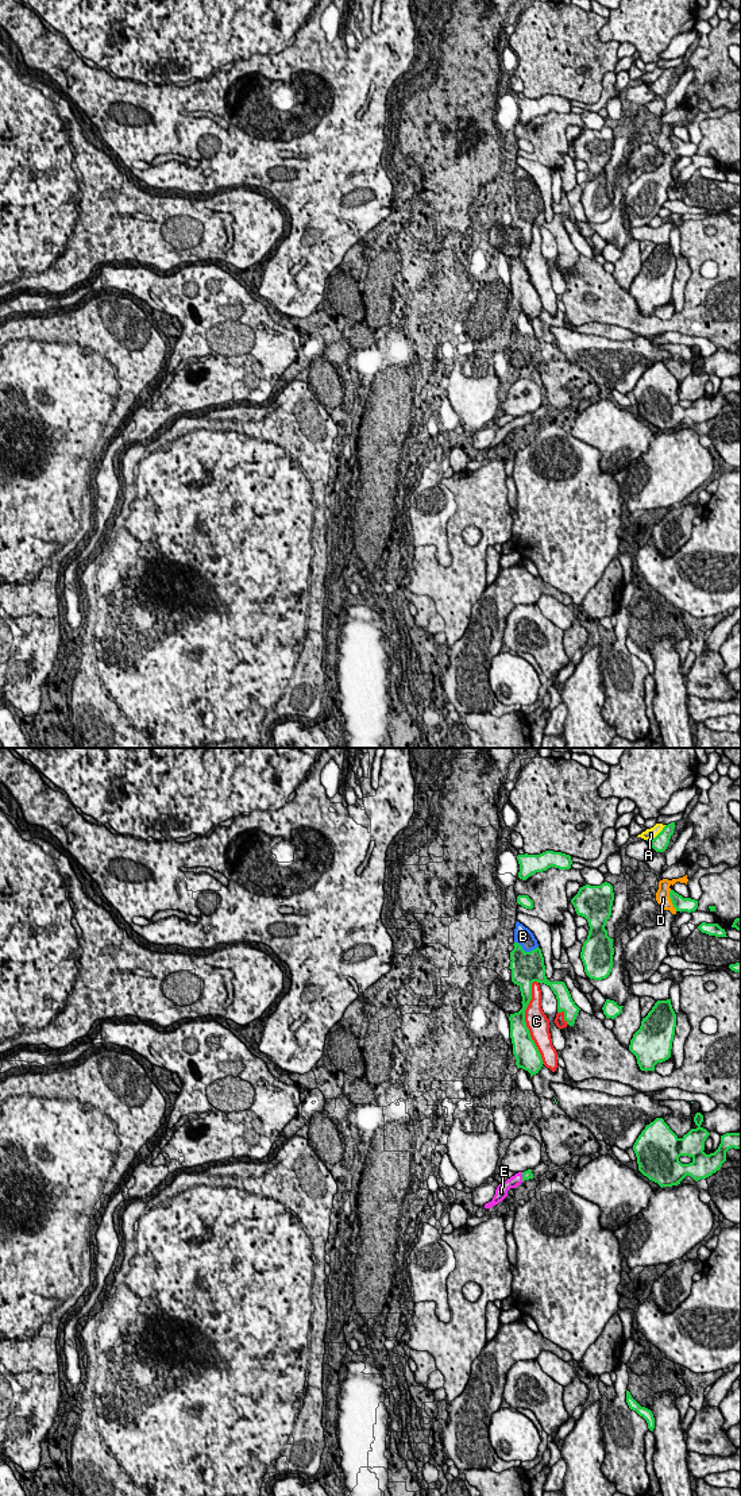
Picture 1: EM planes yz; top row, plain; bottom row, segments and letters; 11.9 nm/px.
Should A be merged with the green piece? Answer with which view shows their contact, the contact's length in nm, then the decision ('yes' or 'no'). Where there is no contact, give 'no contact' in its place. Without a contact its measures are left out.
meets green in yz; contact 300 nm long; no

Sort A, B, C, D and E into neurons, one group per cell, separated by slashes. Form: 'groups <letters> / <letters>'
groups A / B C E / D

